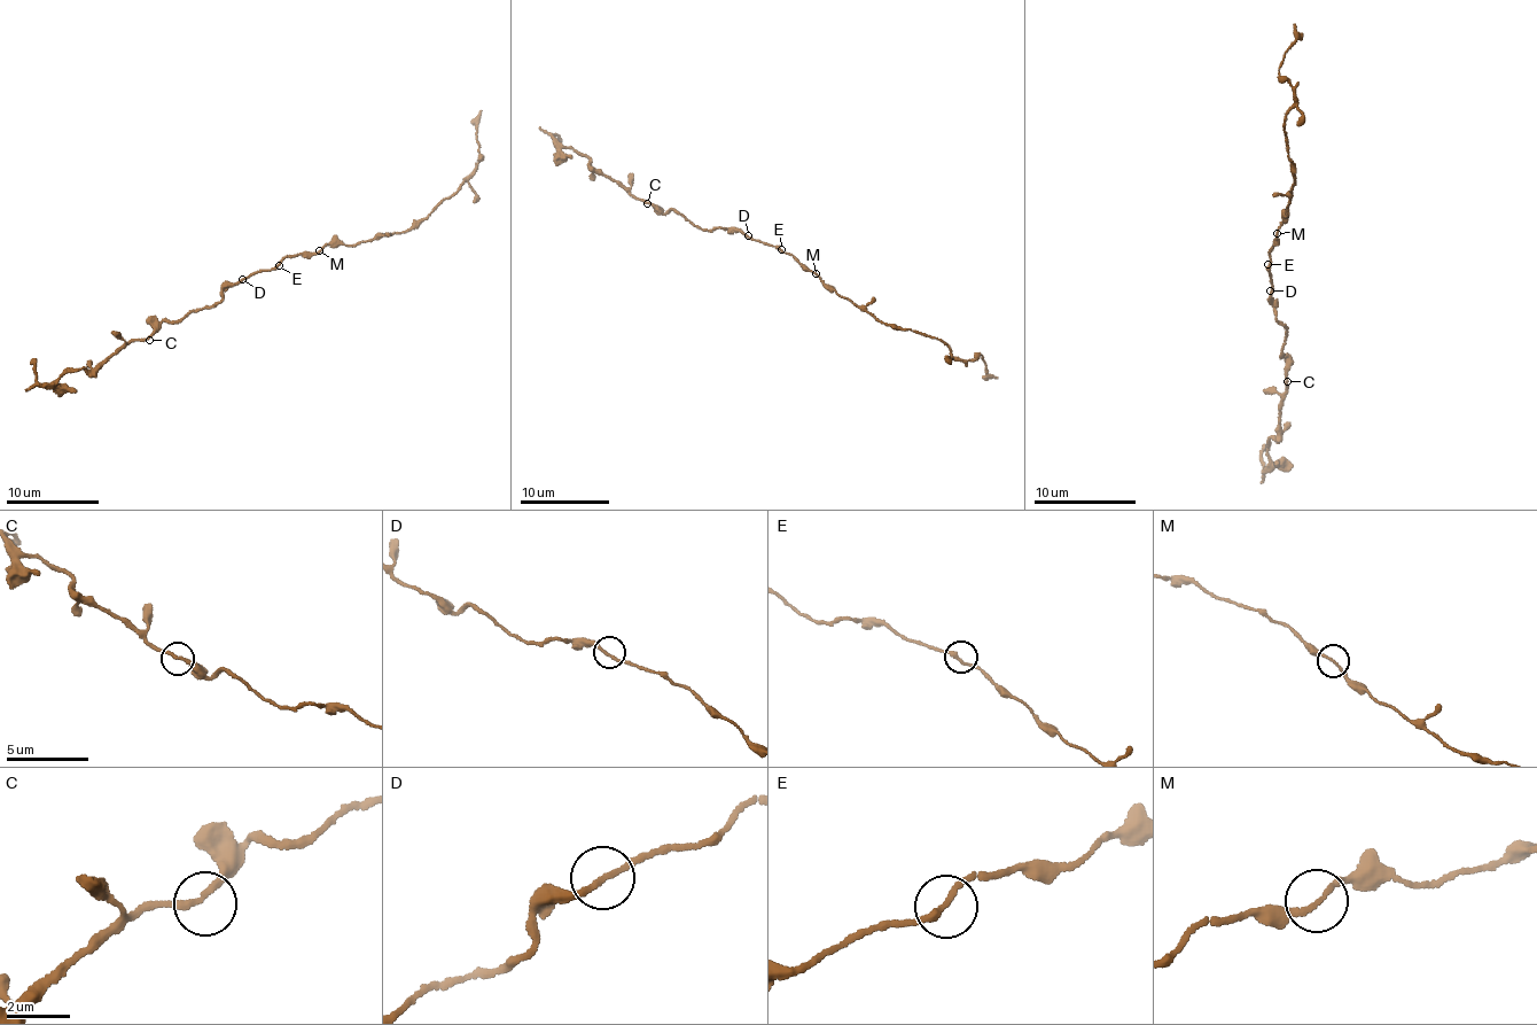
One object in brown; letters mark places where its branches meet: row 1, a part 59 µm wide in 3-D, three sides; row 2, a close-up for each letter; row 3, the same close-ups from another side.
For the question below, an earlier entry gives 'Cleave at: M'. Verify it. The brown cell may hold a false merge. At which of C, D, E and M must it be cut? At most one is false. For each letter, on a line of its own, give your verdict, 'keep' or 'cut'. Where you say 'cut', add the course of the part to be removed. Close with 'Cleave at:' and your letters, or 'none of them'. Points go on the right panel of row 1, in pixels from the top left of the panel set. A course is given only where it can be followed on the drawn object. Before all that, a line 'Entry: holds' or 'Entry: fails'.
Entry: holds
C: keep
D: keep
E: keep
M: cut; course (1278, 232), (1287, 215), (1294, 186), (1284, 140), (1295, 94), (1278, 72), (1295, 37), (1294, 24)
Cleave at: M

